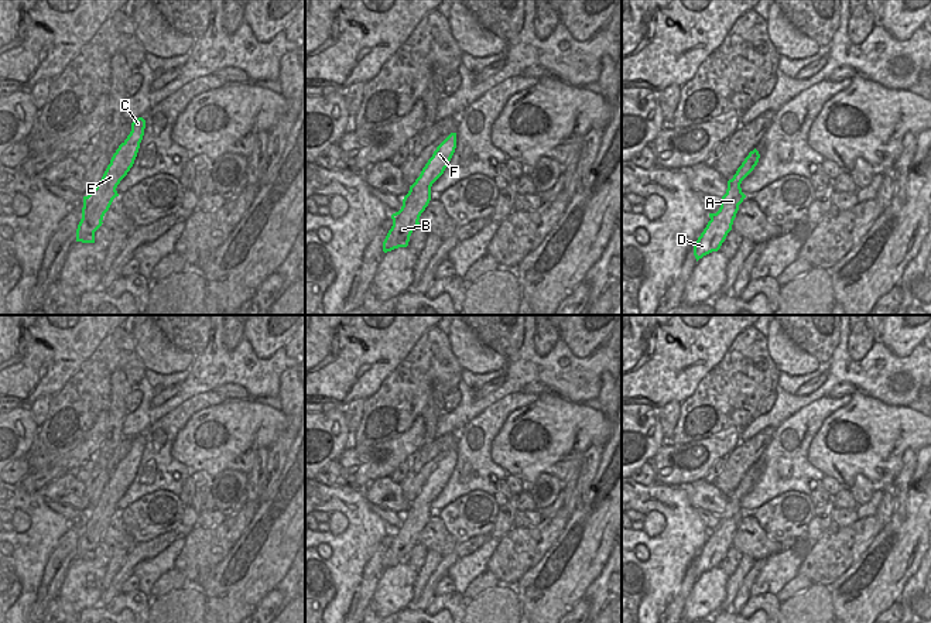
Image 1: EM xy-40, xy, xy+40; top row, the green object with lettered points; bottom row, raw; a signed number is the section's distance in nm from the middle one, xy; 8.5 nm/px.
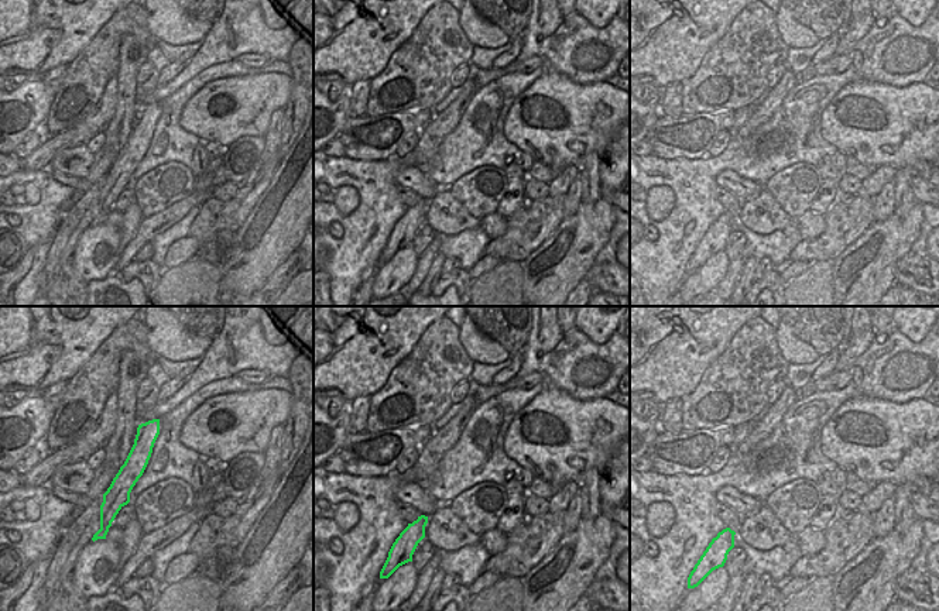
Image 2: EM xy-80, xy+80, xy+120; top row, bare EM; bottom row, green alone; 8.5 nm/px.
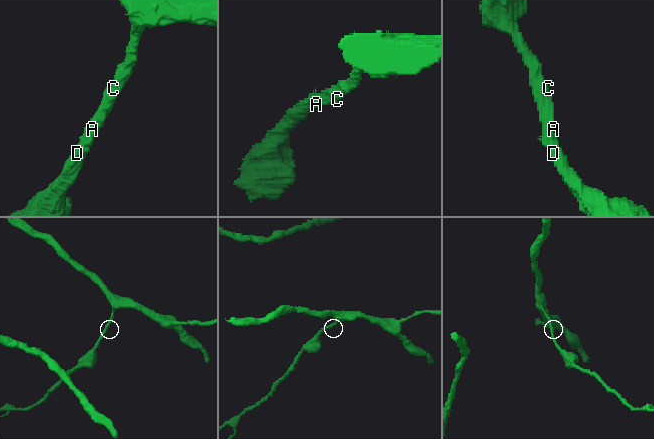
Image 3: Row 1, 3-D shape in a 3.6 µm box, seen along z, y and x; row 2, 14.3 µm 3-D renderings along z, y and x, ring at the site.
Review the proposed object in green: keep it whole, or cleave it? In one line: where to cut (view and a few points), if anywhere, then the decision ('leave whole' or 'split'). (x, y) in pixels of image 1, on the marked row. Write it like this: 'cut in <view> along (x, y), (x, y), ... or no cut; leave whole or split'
no cut; leave whole

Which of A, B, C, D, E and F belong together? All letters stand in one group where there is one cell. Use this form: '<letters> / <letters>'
A B C D E F

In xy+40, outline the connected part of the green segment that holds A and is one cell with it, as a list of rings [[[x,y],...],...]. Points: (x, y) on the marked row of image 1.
[[[754,148],[745,158],[733,178],[728,181],[728,189],[721,199],[719,210],[716,213],[709,213],[711,220],[698,240],[694,243],[694,256],[696,261],[712,251],[718,251],[728,233],[732,230],[739,205],[746,198],[746,195],[742,192],[740,184],[754,170],[759,158],[760,154]]]

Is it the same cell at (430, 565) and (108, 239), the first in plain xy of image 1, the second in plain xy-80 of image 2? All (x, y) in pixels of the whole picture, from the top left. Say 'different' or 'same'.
different

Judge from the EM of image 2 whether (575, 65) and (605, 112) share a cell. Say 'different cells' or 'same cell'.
different cells

